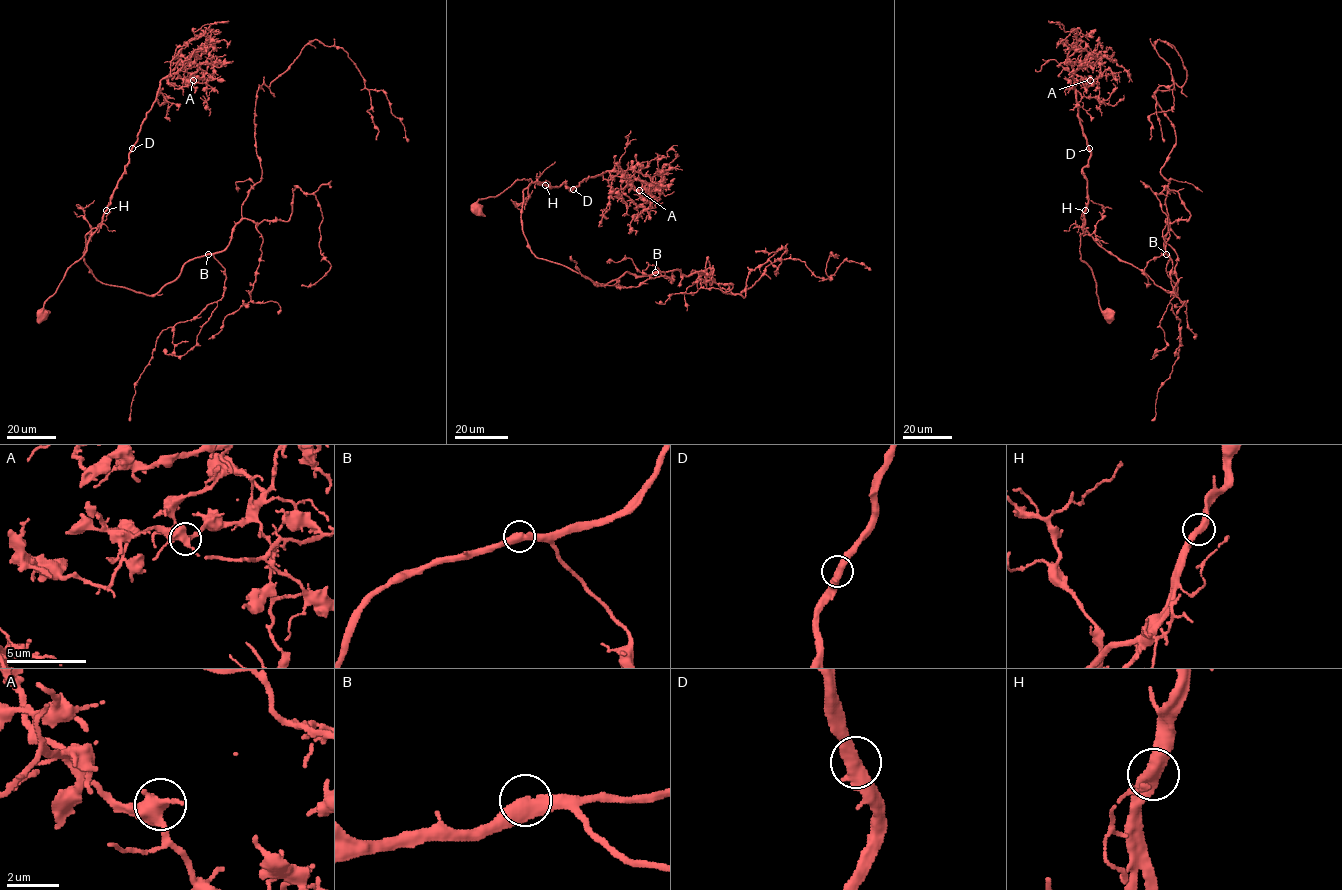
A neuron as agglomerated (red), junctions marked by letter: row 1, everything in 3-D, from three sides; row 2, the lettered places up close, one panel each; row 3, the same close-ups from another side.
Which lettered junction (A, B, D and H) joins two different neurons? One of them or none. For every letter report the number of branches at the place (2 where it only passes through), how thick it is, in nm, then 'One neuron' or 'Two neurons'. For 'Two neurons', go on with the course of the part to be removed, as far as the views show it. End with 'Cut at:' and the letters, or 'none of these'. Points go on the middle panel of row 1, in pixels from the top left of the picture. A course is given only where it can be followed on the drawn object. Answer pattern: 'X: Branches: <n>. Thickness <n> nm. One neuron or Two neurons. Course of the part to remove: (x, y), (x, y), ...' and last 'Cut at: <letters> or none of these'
A: Branches: 2. Thickness 440 nm. One neuron
B: Branches: 2. Thickness 500 nm. One neuron
D: Branches: 2. Thickness 480 nm. One neuron
H: Branches: 2. Thickness 480 nm. One neuron
Cut at: none of these

